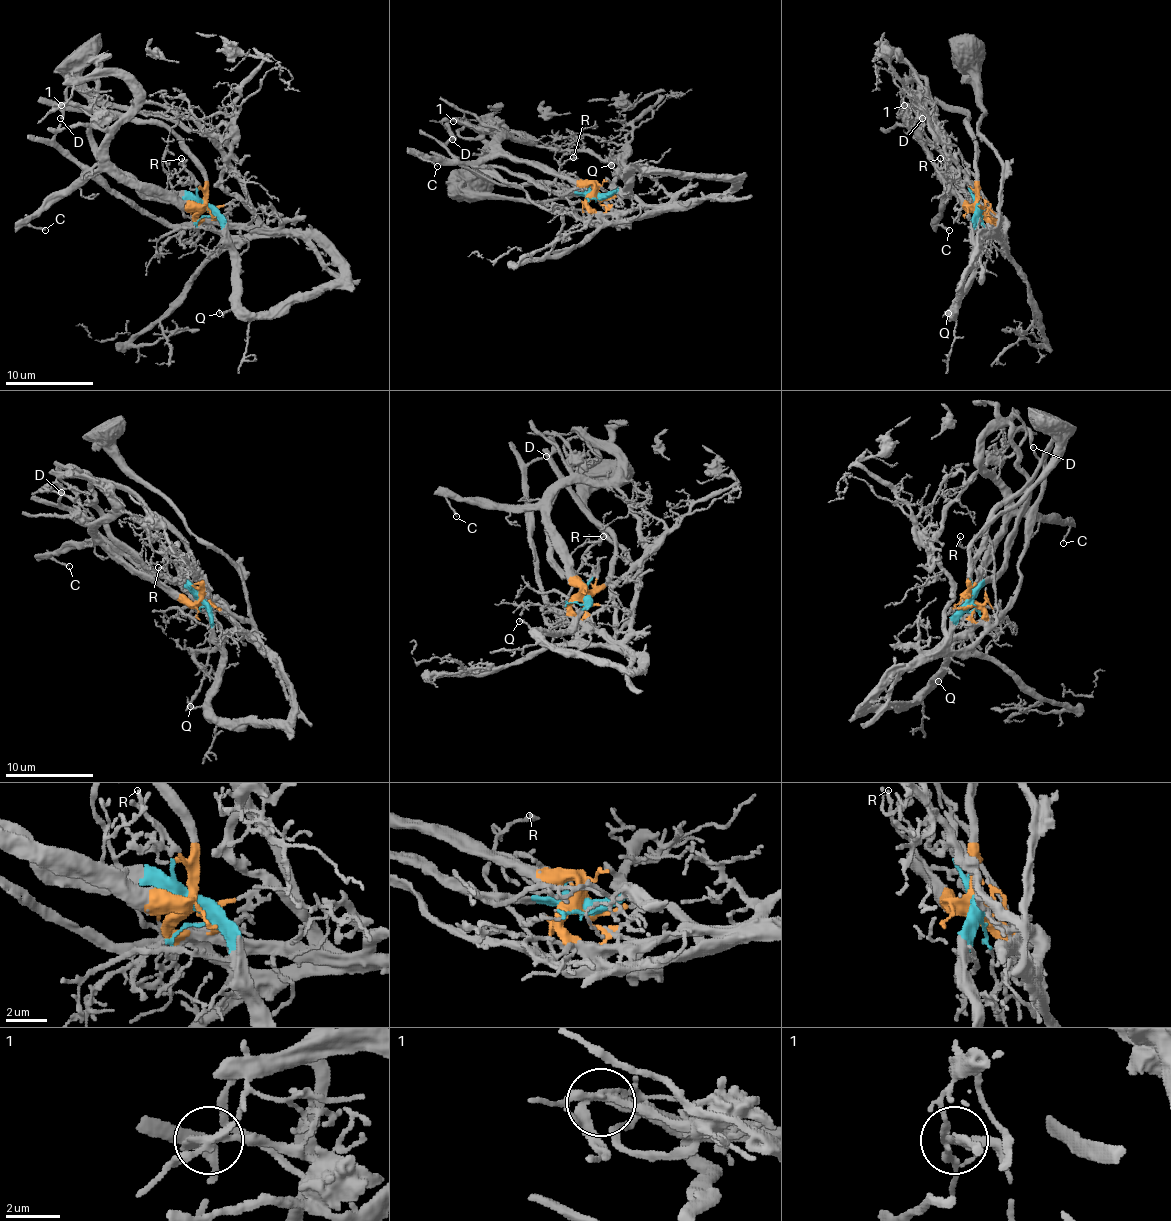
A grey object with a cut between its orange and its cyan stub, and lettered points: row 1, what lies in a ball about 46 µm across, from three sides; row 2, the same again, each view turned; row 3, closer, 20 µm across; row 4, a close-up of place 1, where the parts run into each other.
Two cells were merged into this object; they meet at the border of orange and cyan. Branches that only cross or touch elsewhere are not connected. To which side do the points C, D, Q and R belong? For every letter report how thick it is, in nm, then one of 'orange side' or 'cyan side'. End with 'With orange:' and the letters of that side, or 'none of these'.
C: calibre 160 nm; orange side
D: calibre 170 nm; cyan side
Q: calibre 180 nm; cyan side
R: calibre 160 nm; orange side
With orange: C, R

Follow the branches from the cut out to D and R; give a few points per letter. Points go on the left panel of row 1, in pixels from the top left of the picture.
D: (205, 208), (188, 199), (154, 199), (102, 155), (91, 129), (102, 96), (86, 105), (58, 105), (60, 118)
R: (205, 208), (201, 204), (185, 204), (168, 188), (168, 182), (183, 166), (181, 158)

